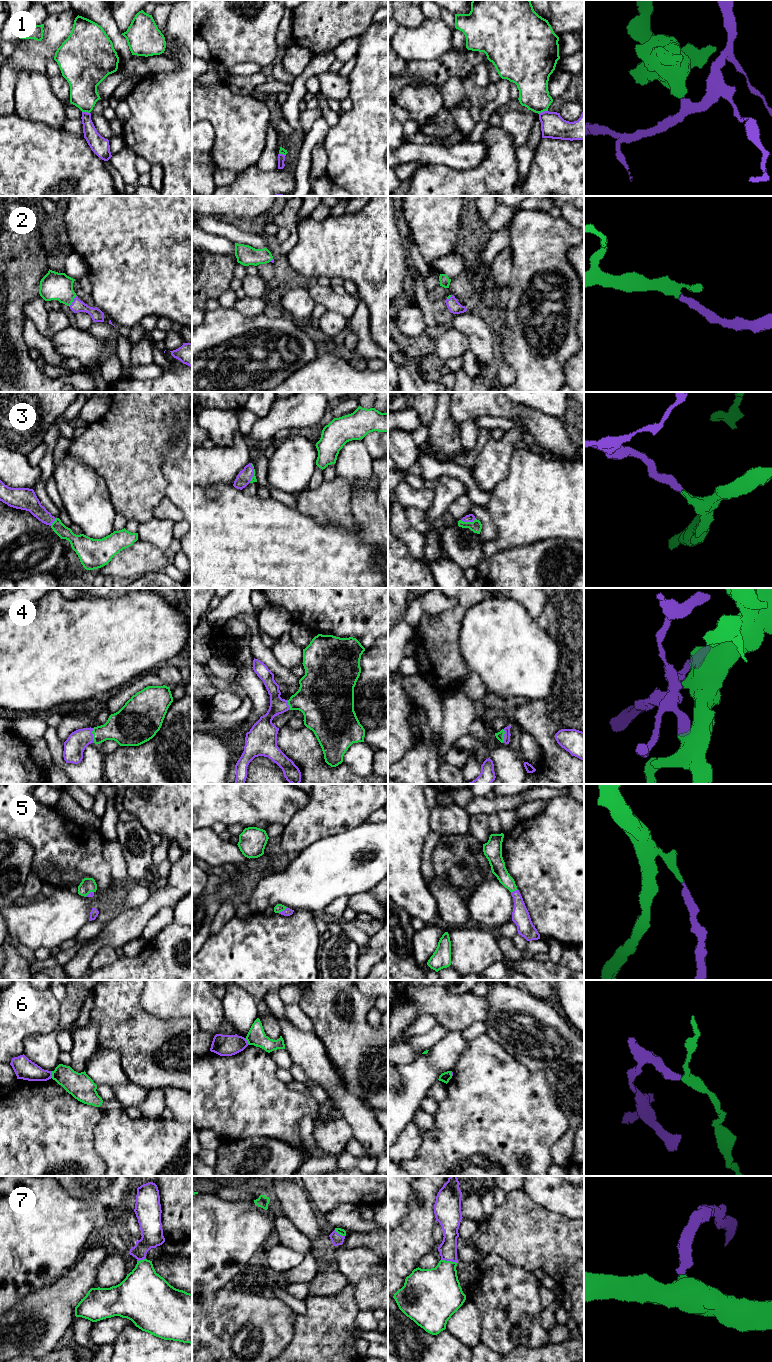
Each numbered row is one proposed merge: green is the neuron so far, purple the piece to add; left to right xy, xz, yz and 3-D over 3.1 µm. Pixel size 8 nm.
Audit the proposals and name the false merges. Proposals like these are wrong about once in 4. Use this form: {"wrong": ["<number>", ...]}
{"wrong": ["1", "6"]}

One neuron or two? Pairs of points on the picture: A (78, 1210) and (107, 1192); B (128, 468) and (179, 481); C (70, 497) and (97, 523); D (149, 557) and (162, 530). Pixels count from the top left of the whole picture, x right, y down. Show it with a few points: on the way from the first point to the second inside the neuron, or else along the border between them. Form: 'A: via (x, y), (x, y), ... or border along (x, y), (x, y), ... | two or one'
A: border along (72, 1196), (98, 1200), (106, 1218) | two
B: border along (165, 453), (162, 474), (166, 483), (166, 495) | two
C: via (75, 504), (90, 516) | one
D: border along (138, 538), (150, 542), (164, 551) | two

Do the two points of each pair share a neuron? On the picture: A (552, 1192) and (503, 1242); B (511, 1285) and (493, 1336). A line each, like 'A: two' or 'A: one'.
A: two
B: one

